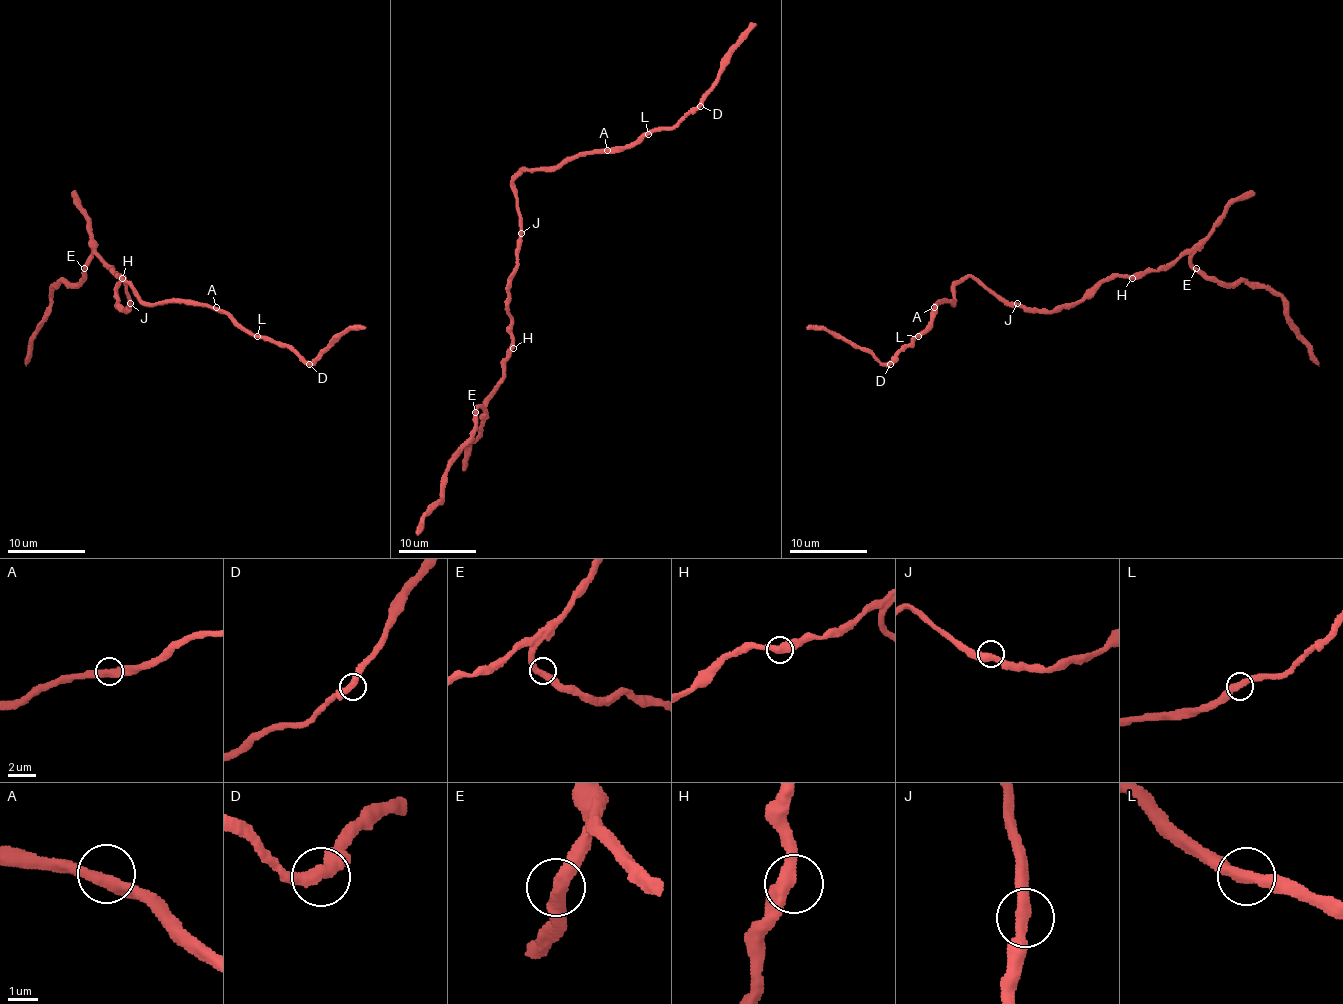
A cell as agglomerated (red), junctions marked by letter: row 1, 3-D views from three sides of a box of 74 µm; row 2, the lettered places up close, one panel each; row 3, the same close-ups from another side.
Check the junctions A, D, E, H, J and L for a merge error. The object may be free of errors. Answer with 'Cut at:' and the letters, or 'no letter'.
Cut at: no letter

